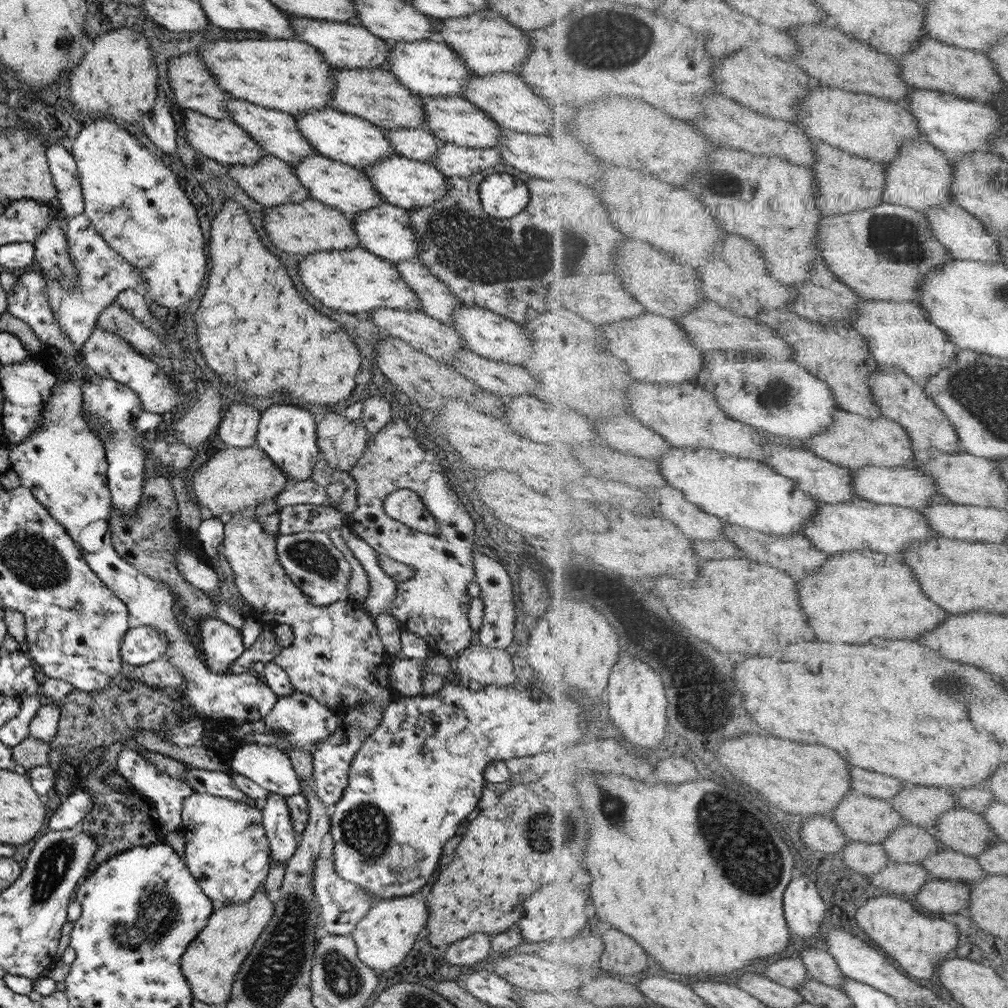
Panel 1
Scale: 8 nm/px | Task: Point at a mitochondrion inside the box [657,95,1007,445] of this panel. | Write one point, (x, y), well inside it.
(894, 238)

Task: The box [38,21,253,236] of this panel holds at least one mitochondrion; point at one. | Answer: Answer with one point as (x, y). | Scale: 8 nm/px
(65, 43)

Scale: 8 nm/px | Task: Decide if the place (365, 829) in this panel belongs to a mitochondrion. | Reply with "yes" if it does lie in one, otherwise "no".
yes

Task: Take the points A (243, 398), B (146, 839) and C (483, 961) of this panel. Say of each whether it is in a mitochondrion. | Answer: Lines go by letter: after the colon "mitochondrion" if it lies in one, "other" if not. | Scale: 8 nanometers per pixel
A: other
B: other
C: other

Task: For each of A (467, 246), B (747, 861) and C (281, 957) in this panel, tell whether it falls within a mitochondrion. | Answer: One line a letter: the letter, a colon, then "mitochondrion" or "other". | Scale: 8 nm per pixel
A: mitochondrion
B: mitochondrion
C: mitochondrion

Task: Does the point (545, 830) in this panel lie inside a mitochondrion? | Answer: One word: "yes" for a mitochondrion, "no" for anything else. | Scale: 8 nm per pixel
yes

